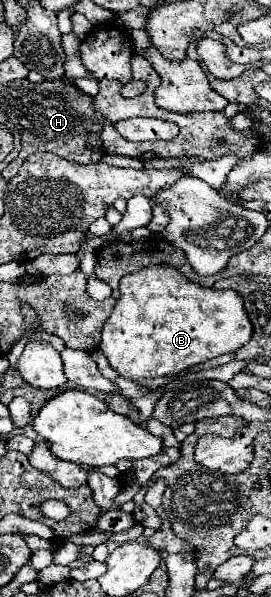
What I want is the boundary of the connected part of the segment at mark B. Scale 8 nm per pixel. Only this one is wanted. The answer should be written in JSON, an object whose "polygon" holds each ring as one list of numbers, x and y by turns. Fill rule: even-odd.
{"polygon":[[149,267,147,271,137,271,127,275,119,285,121,297,117,299,111,315,107,317,103,331,101,331,101,345,99,349,109,359,109,365,119,373,123,379,141,381,141,379,155,379,163,375,173,375,193,365,205,363,213,357,223,353,233,353,241,345,251,339,253,327,249,323,249,315,243,309,241,297,235,291,223,289,205,289,183,275,177,275,171,267]]}

